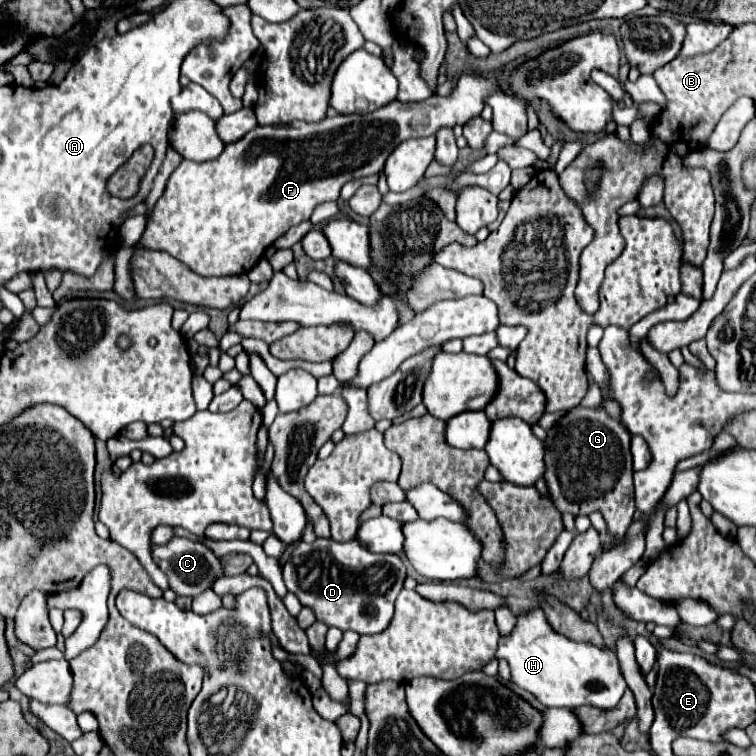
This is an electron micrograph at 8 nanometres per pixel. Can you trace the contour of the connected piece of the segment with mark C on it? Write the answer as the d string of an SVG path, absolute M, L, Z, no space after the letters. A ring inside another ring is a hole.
M174 536L168 544L162 546L152 546L152 558L158 564L158 568L168 576L170 590L174 590L178 596L196 596L210 588L210 584L222 576L222 566L220 560L200 542L188 540L188 538L178 538Z

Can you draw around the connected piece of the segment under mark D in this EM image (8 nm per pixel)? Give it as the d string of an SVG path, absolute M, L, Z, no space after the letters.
M316 538L314 542L298 542L294 552L284 564L284 582L290 592L298 596L302 606L310 606L316 618L326 626L340 630L354 630L358 634L376 634L386 628L394 614L394 600L402 590L406 578L406 566L398 554L374 554L354 538L354 542L334 542L332 538Z

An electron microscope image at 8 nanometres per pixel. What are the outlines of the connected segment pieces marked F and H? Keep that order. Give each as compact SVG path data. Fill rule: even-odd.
M504 66L498 68L498 76L462 74L450 96L430 96L422 102L392 100L384 108L370 114L350 114L326 118L318 124L286 124L286 126L256 126L242 140L226 144L224 152L216 160L190 162L184 160L170 176L158 206L150 216L150 222L142 234L144 246L158 248L184 262L200 276L238 276L248 274L264 250L270 248L276 238L288 232L292 226L310 218L312 210L328 200L338 200L344 182L372 176L384 168L388 154L404 140L424 138L438 132L442 126L466 124L466 120L480 116L482 104L488 96L502 88Z
M540 608L516 614L516 626L510 634L500 636L496 656L508 660L512 682L532 692L544 706L570 708L592 704L600 708L614 708L626 688L616 654L610 648L598 648L590 642L574 642L558 634L548 624Z

